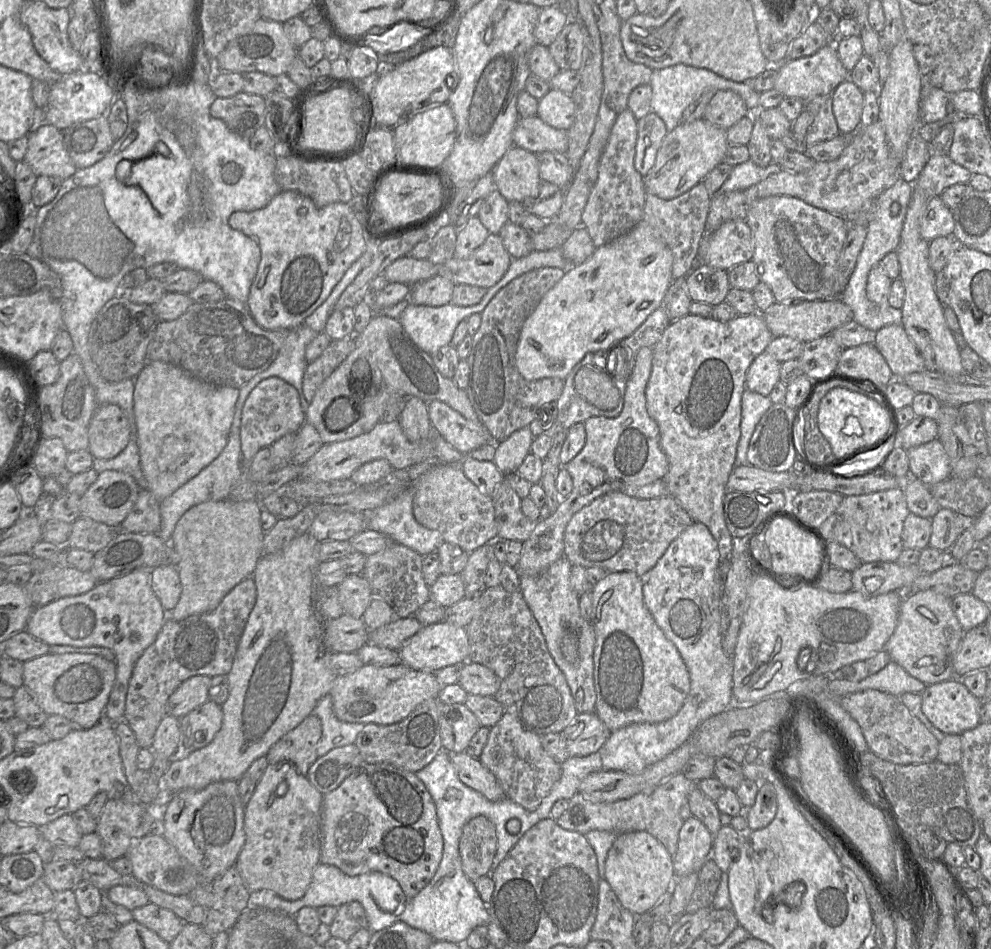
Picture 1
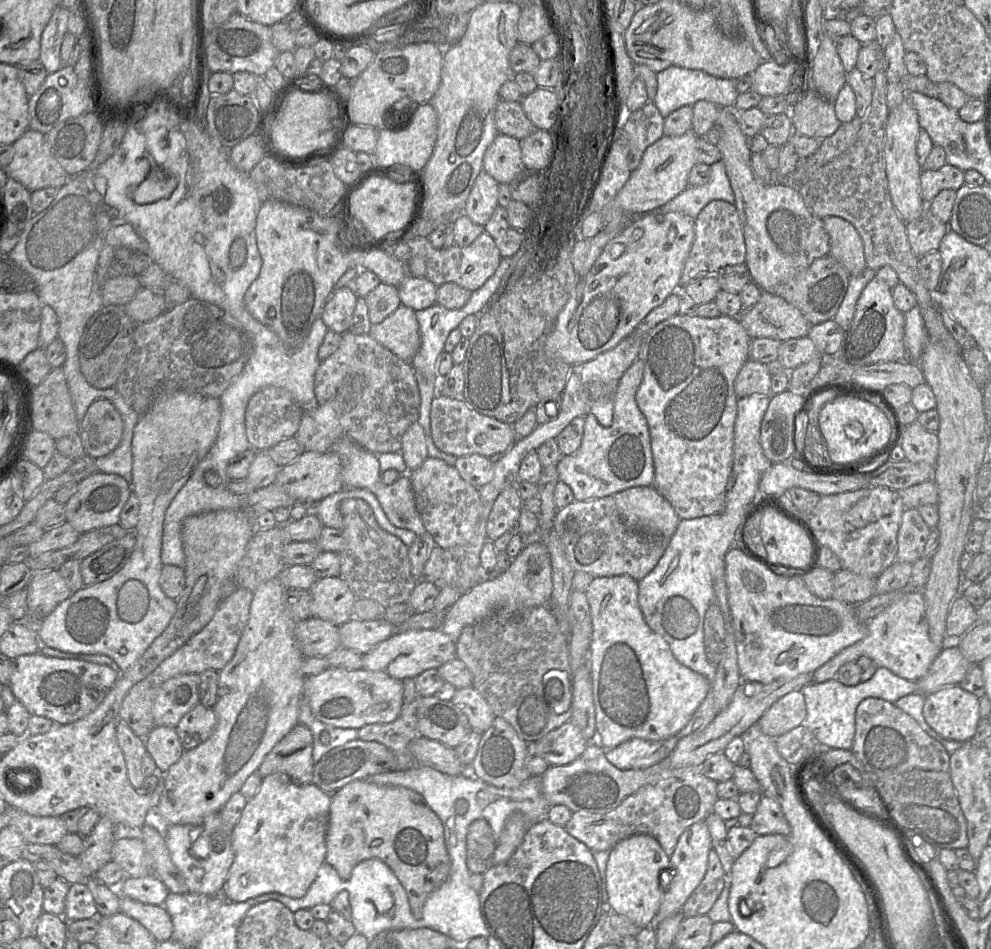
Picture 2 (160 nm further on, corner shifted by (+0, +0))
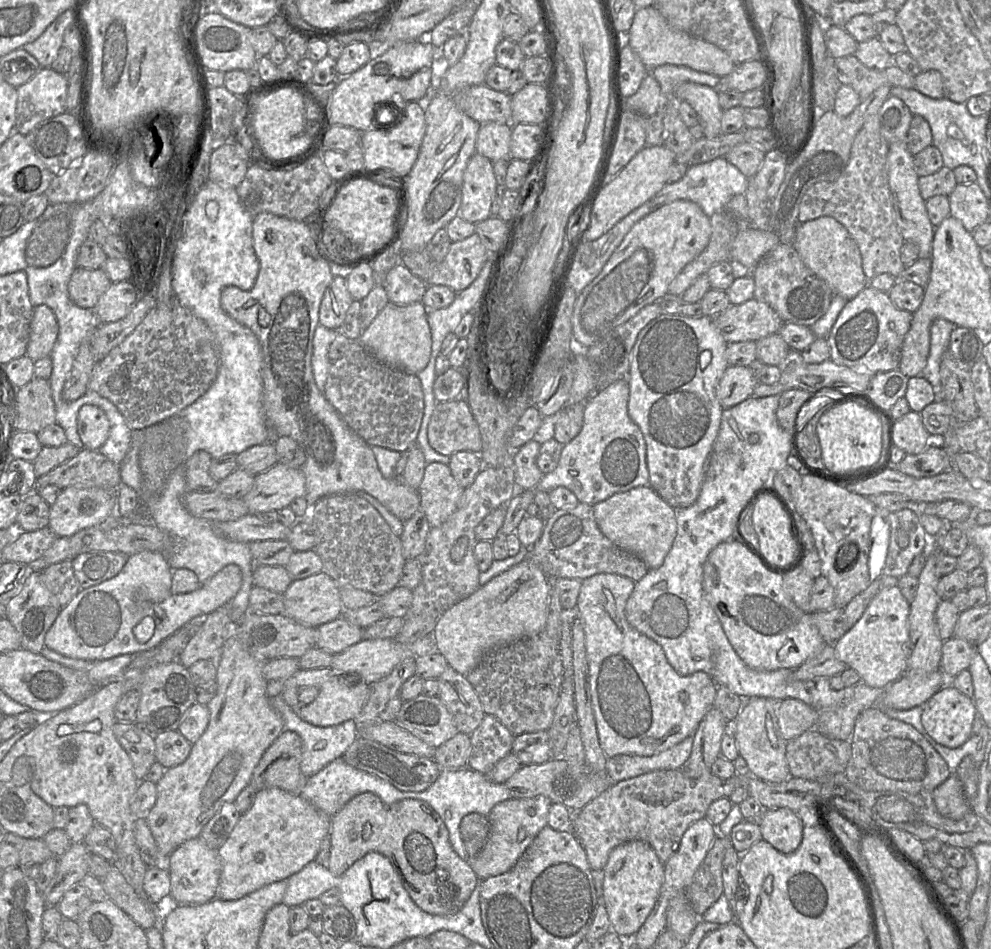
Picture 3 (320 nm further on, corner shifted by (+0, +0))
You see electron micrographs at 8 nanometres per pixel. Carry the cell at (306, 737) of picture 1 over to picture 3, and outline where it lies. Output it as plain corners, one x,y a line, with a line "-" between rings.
283,730
268,747
255,767
250,785
257,791
278,787
301,794
307,777
301,772
302,740
290,730

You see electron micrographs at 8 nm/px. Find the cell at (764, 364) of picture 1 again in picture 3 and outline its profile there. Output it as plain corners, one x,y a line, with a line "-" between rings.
728,366
716,388
723,409
730,408
753,395
758,378
748,366

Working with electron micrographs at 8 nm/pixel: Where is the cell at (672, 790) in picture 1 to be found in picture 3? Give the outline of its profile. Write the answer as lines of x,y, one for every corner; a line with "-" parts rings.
680,768
652,771
613,783
583,809
573,814
571,831
585,849
593,870
603,871
610,852
620,844
633,840
648,843
665,864
679,847
686,829
695,821
706,817
709,806
715,800
729,798
747,779
737,774
721,779
712,773
691,779

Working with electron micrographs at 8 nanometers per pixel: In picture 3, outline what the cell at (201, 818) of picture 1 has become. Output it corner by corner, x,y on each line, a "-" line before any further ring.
196,837
183,842
167,858
167,870
170,875
170,896
174,904
199,905
207,903
218,895
218,885
222,871
218,851
210,848

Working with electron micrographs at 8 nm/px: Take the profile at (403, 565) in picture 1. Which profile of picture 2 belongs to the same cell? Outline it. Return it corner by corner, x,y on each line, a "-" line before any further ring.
345,499
340,504
343,518
345,548
339,552
339,577
346,582
357,598
372,599
385,609
408,601
417,585
411,574
408,548
398,537
383,530
372,508
362,499

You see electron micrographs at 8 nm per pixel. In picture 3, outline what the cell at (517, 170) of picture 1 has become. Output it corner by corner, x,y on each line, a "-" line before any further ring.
480,123
476,139
476,152
490,159
510,161
510,141
513,124

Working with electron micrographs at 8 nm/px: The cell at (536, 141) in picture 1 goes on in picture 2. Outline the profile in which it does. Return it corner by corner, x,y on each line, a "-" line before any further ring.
500,100
495,109
495,125
498,133
521,140
536,127
527,118
520,102

